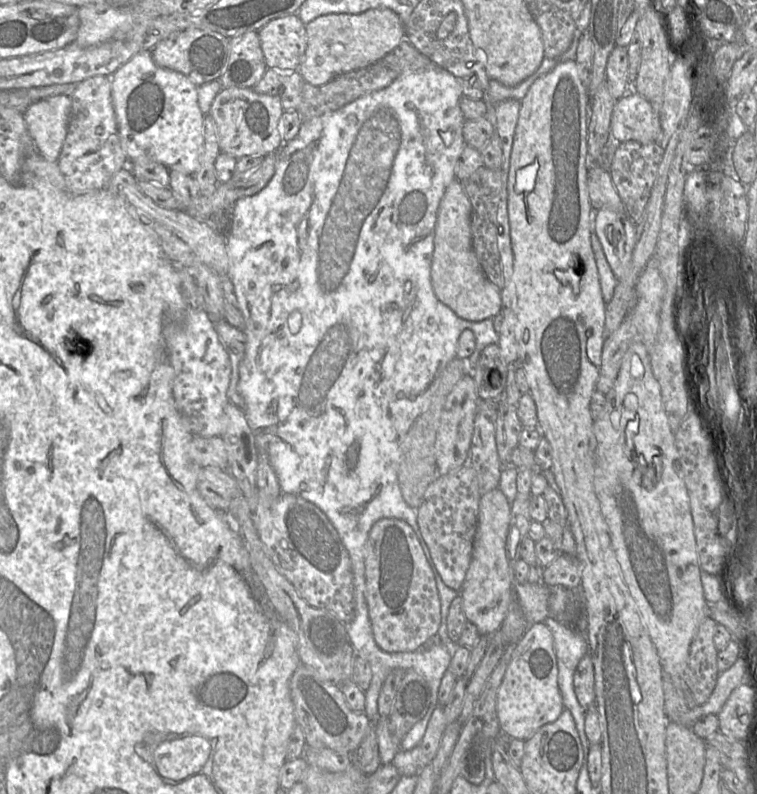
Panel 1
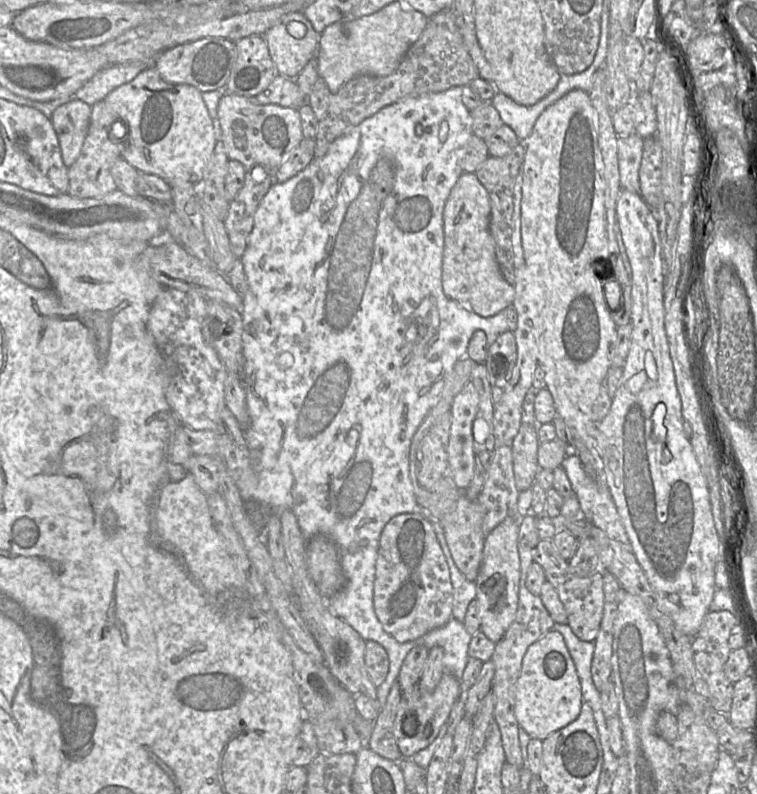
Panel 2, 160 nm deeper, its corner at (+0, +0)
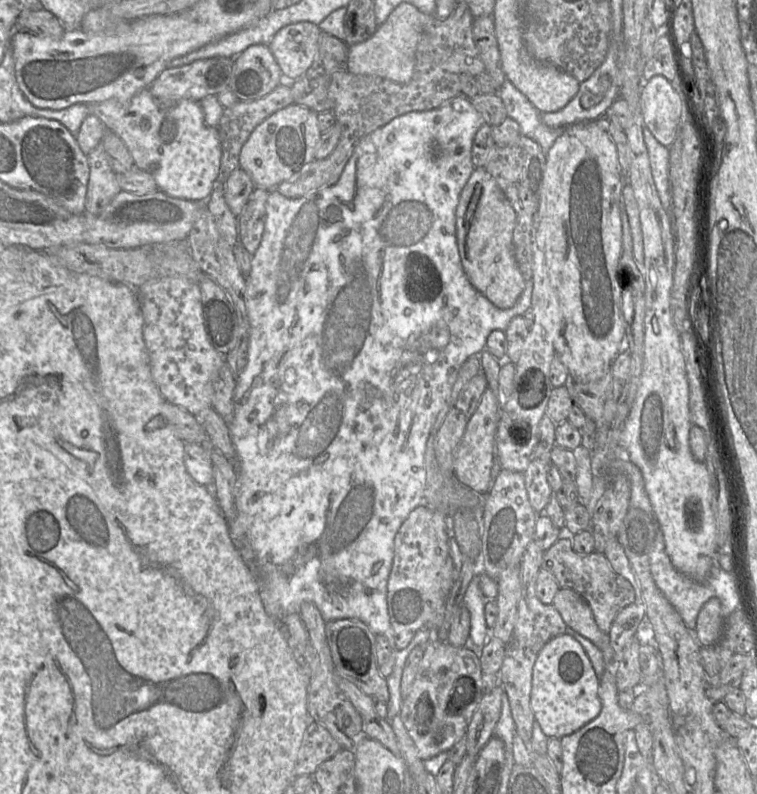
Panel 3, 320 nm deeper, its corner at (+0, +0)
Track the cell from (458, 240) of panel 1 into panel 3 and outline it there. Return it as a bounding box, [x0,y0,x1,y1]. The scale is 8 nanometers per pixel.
[455,167,526,308]

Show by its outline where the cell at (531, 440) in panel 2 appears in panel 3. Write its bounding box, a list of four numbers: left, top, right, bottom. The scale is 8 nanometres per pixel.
[523,456,554,515]

